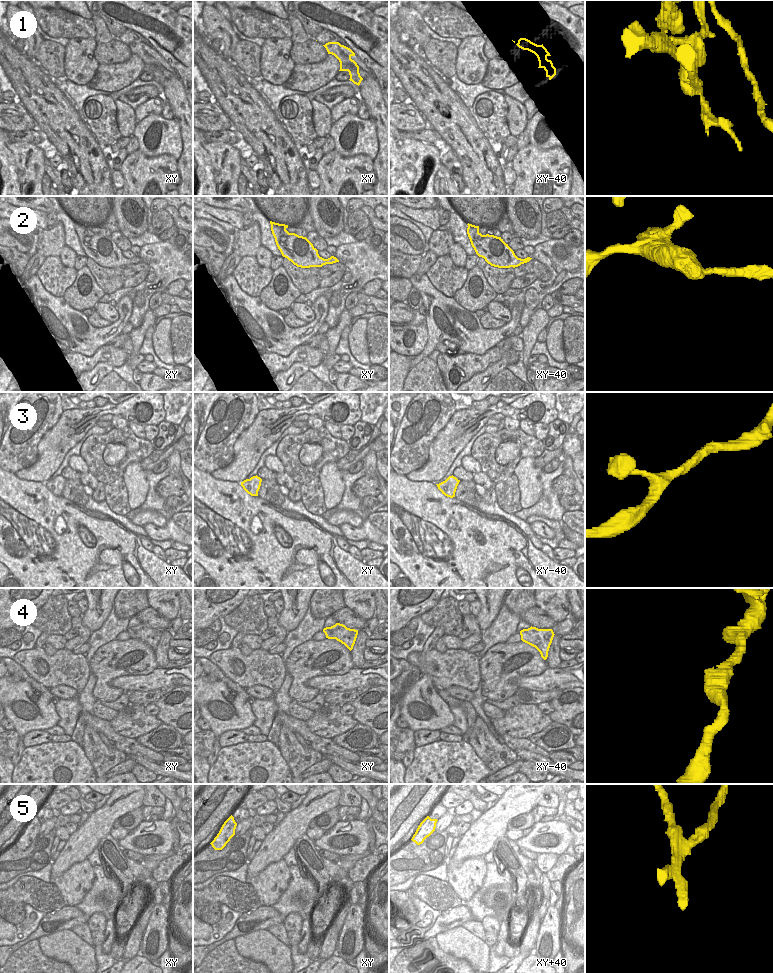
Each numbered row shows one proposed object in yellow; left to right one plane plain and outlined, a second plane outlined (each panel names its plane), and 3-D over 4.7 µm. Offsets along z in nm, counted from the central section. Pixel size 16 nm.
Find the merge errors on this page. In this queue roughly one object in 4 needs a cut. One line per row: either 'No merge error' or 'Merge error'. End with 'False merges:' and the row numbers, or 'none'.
1: Merge error
2: Merge error
3: No merge error
4: No merge error
5: Merge error
False merges: 1, 2, 5

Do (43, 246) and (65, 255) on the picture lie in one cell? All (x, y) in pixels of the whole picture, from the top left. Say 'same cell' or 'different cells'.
different cells

